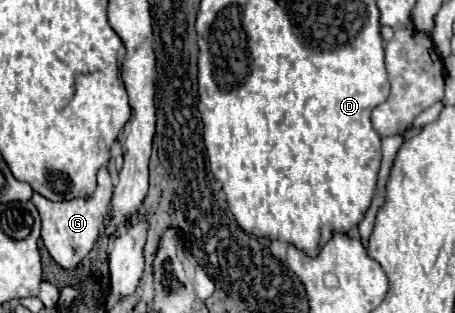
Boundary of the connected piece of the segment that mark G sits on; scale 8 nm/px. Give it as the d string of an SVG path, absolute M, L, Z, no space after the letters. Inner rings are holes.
M100 168L98 172L98 186L92 194L92 200L64 200L64 202L52 202L40 194L32 196L34 206L40 212L42 218L42 240L54 262L66 270L76 268L76 264L82 262L82 258L92 250L94 242L100 236L100 226L104 224L104 216L108 214L110 208L110 198L112 198L112 180L106 168Z

